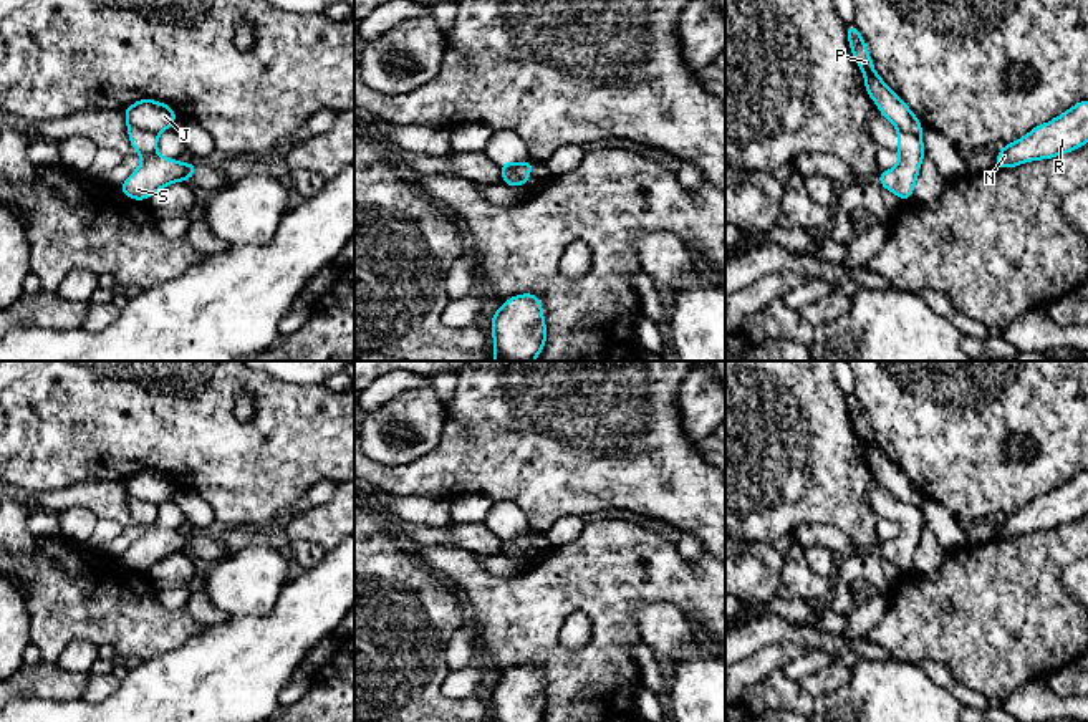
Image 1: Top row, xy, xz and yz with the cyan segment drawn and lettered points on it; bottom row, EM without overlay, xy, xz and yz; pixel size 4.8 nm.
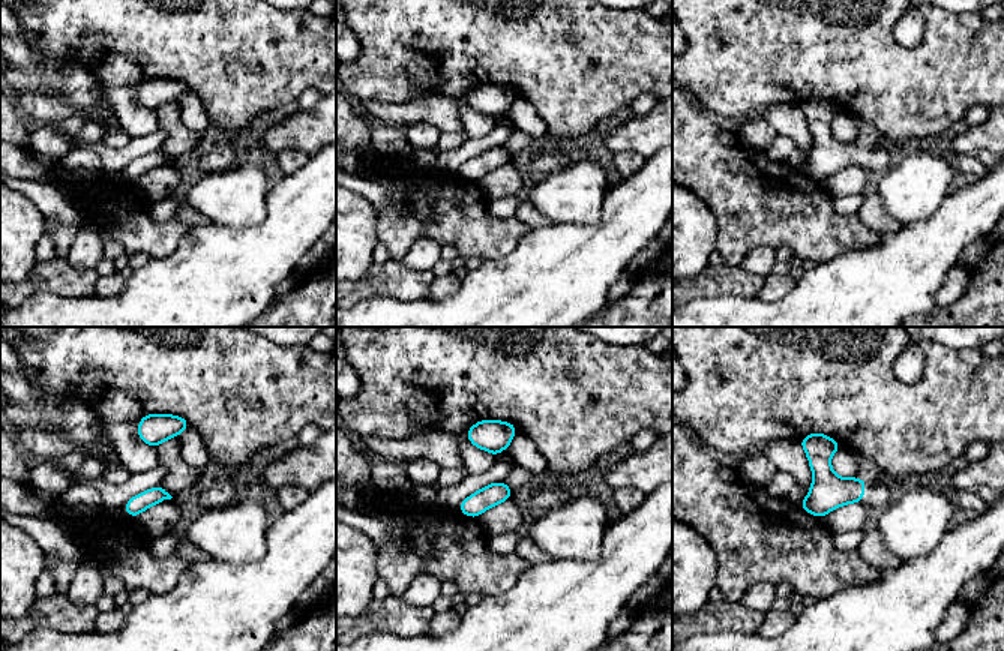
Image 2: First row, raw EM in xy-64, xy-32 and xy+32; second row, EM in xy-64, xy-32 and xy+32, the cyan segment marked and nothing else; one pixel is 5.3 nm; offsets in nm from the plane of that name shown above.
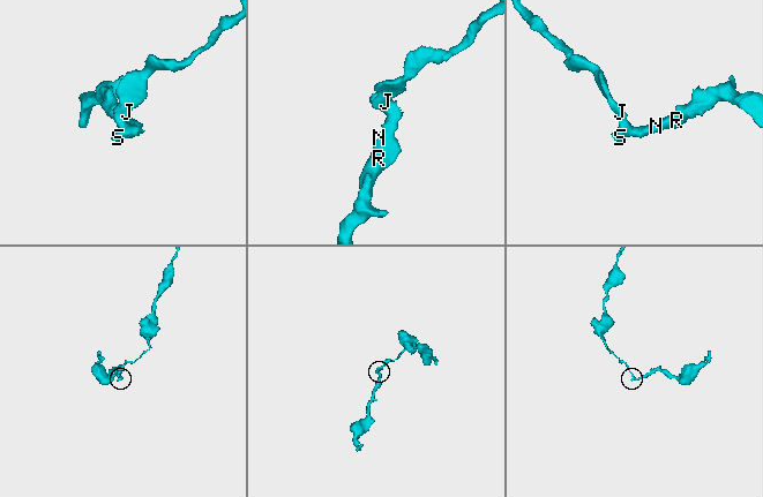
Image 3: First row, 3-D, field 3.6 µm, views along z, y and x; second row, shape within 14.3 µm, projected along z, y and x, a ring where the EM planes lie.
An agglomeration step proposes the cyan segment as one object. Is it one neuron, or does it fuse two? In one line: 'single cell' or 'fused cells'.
fused cells

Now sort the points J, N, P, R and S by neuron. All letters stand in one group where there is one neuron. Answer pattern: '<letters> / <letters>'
J P / N R S

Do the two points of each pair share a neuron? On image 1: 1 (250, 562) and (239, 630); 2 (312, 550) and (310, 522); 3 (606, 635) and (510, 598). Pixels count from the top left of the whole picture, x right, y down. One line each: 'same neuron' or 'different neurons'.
1: different neurons
2: different neurons
3: same neuron

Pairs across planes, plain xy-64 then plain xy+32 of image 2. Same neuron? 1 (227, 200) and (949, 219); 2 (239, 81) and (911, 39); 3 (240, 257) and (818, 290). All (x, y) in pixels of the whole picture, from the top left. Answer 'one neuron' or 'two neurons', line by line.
1: two neurons
2: two neurons
3: one neuron

